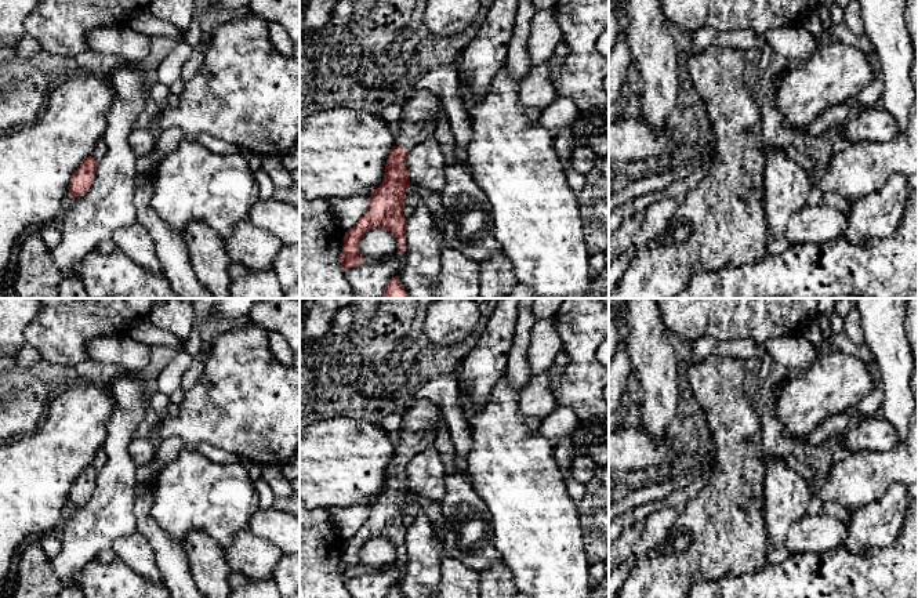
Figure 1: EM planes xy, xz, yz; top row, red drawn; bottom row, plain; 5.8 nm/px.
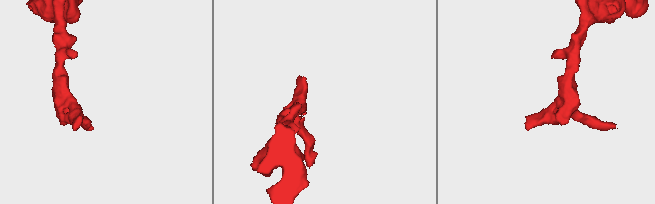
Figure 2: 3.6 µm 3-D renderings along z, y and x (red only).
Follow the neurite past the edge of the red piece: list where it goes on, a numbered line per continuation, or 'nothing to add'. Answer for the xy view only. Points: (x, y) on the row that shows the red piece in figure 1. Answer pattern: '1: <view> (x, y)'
nothing to add

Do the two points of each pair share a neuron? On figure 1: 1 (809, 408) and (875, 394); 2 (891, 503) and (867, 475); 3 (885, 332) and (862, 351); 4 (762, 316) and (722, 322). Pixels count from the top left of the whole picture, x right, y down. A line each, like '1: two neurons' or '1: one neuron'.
1: two neurons
2: two neurons
3: two neurons
4: one neuron

